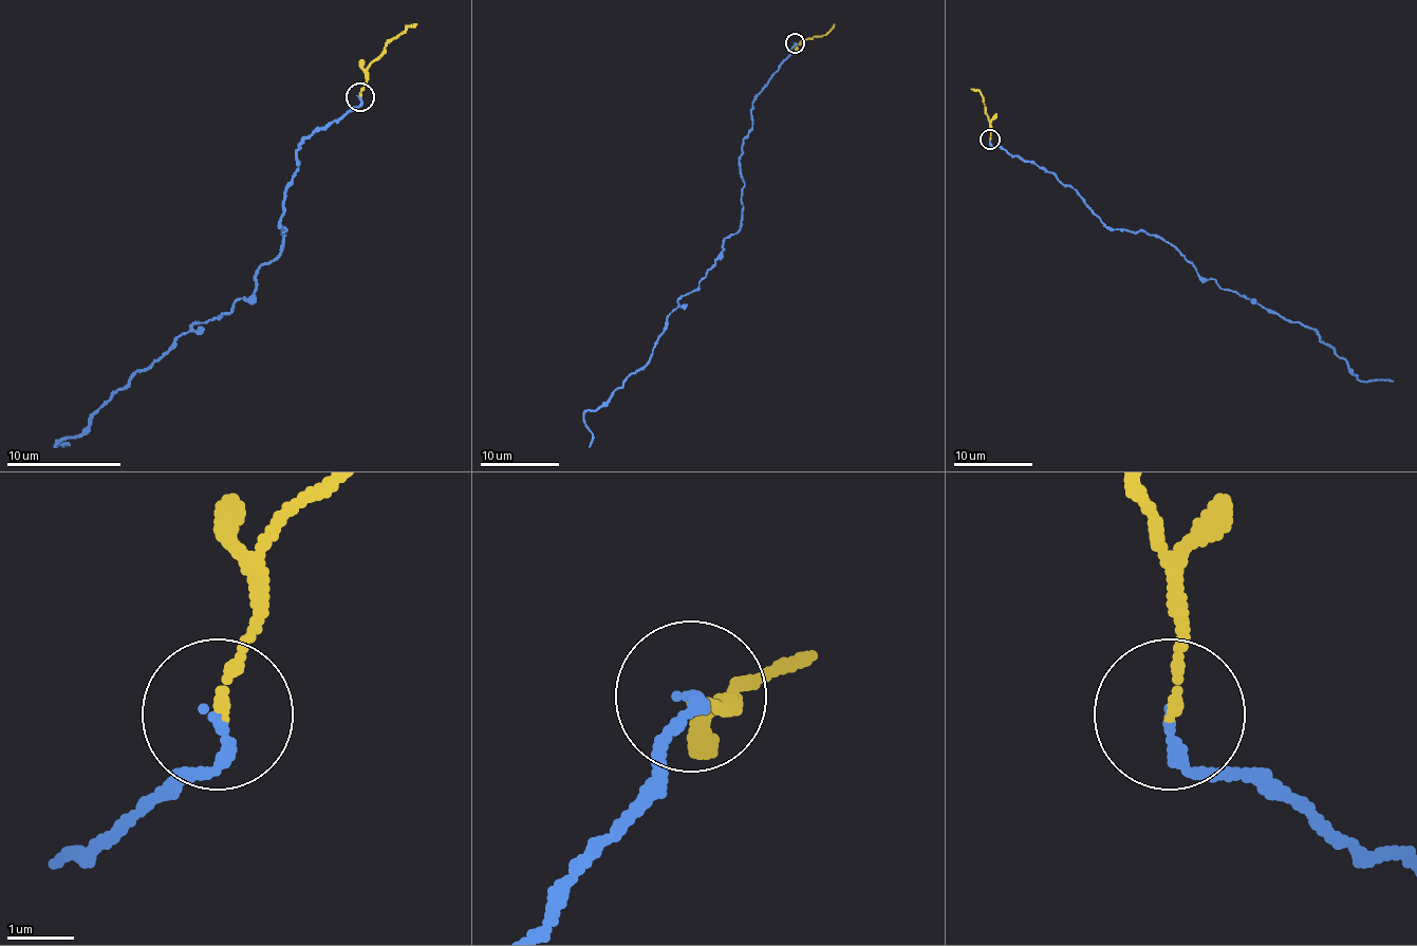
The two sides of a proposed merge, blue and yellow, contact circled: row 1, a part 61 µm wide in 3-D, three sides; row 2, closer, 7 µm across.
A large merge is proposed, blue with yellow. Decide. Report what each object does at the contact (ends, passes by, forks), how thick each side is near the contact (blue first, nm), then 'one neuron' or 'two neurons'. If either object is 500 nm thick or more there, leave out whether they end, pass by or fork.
blue ends | yellow ends | 160/150 nm | one neuron

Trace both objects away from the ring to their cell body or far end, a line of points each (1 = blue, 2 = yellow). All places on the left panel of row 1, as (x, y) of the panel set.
1: (358, 97), (299, 146), (281, 252), (259, 269), (256, 289), (190, 326), (61, 446)
2: (358, 97), (365, 69), (398, 35), (415, 23)

